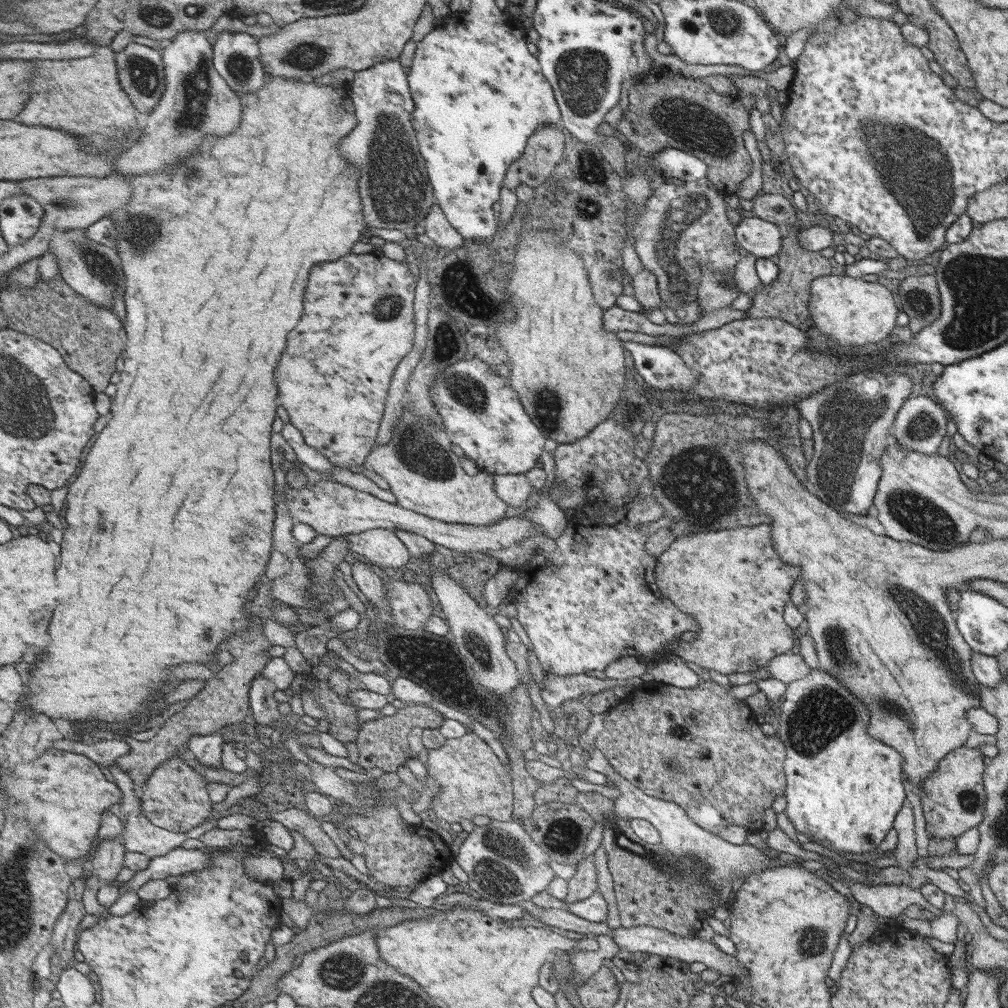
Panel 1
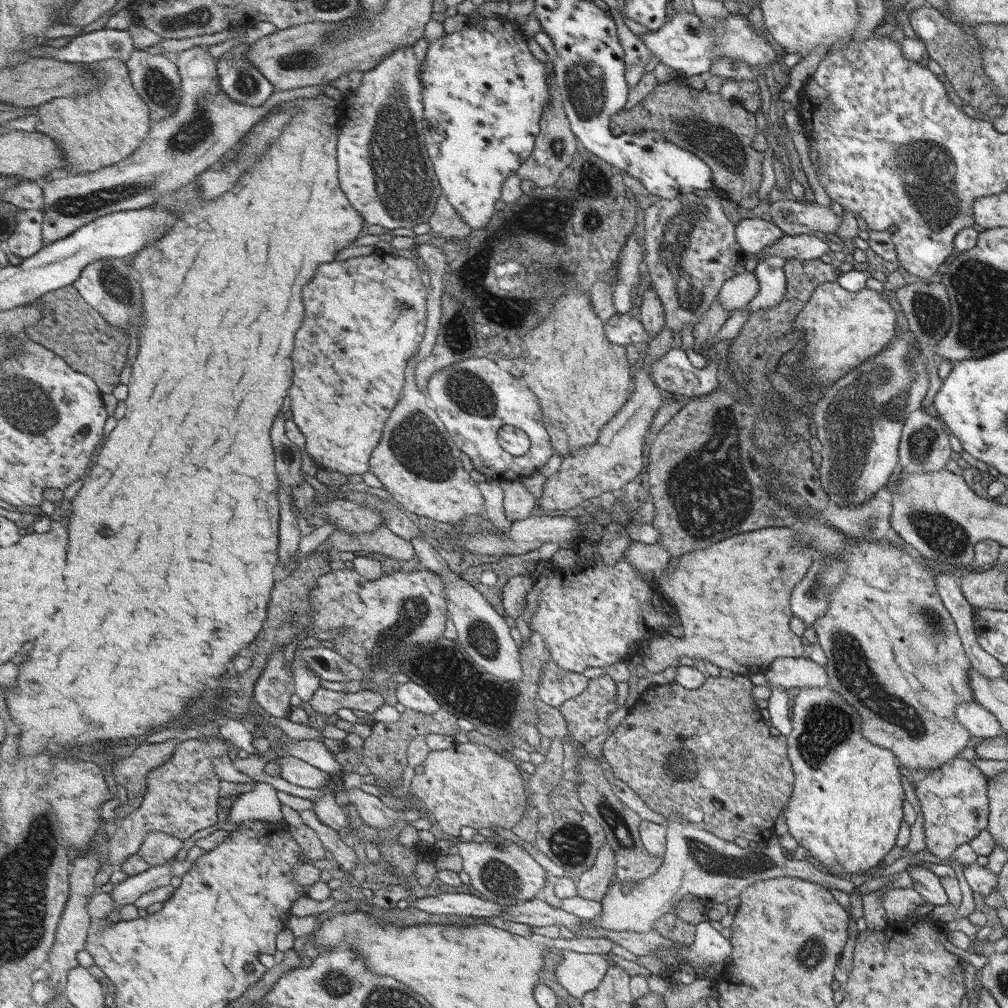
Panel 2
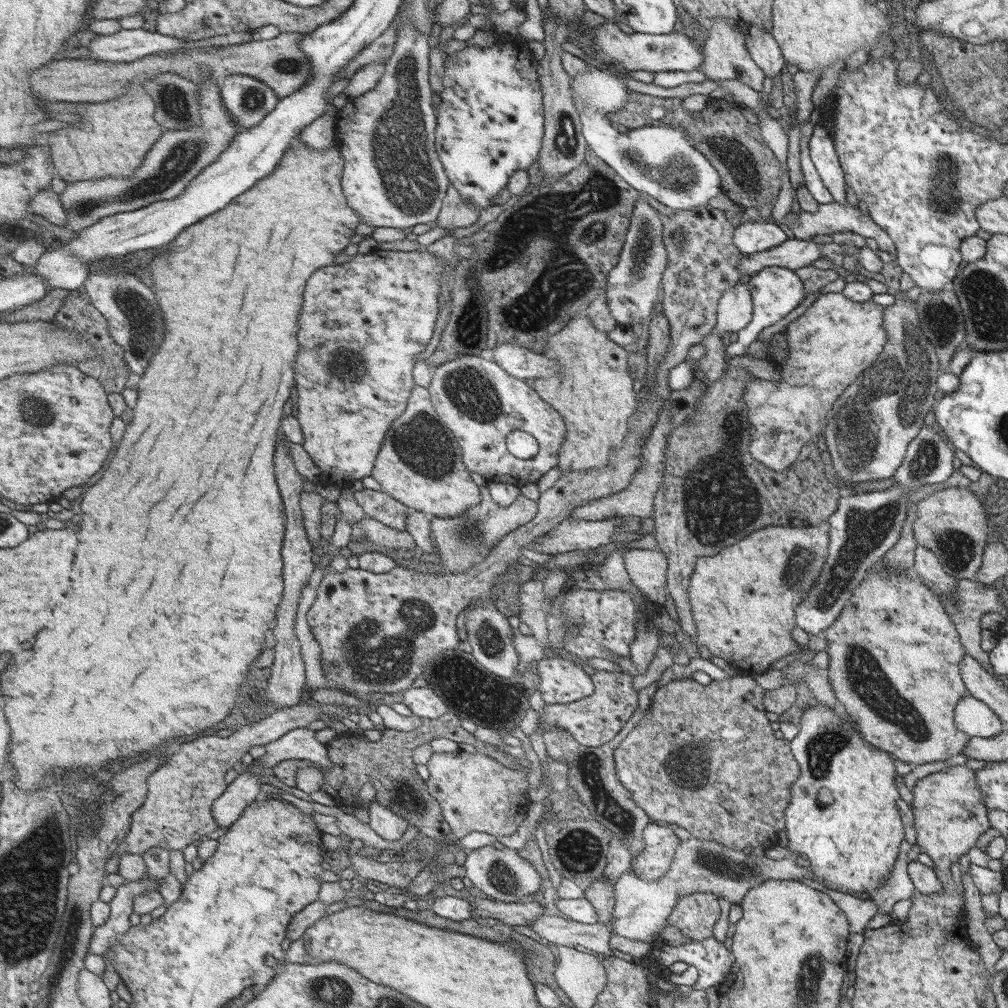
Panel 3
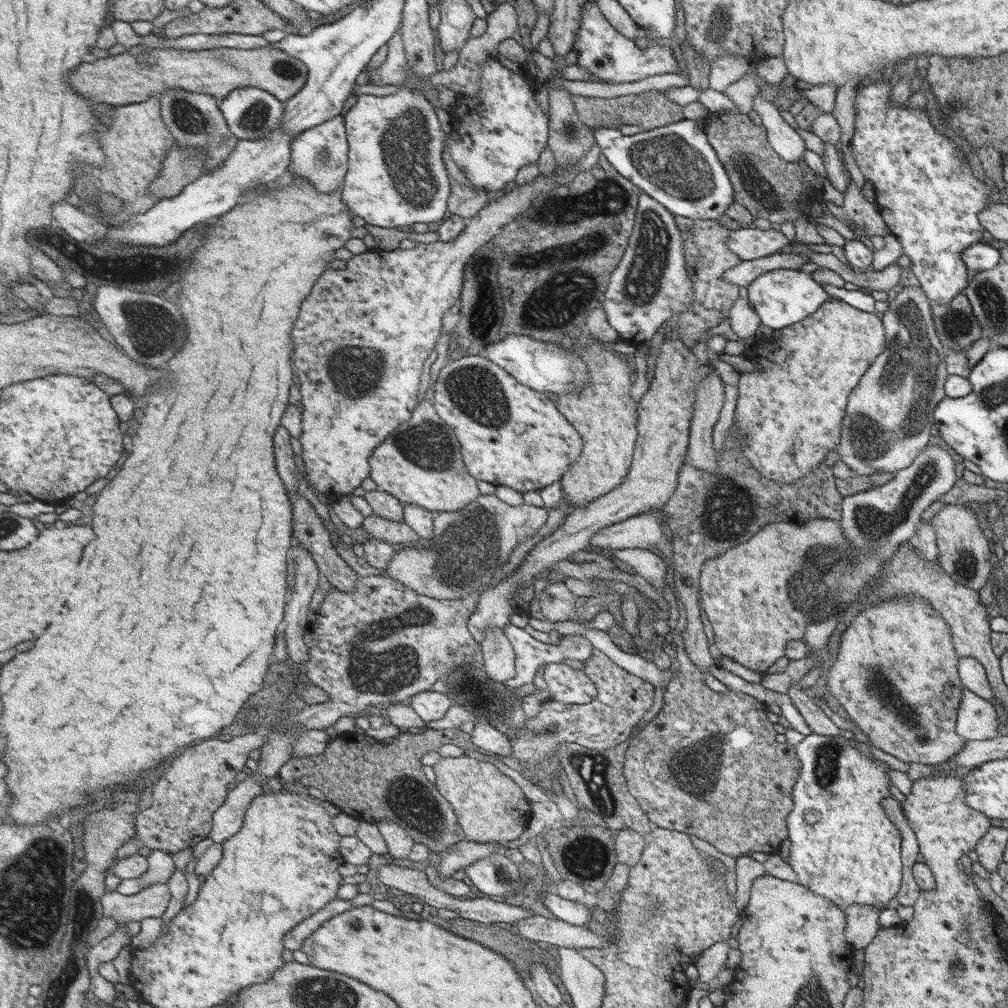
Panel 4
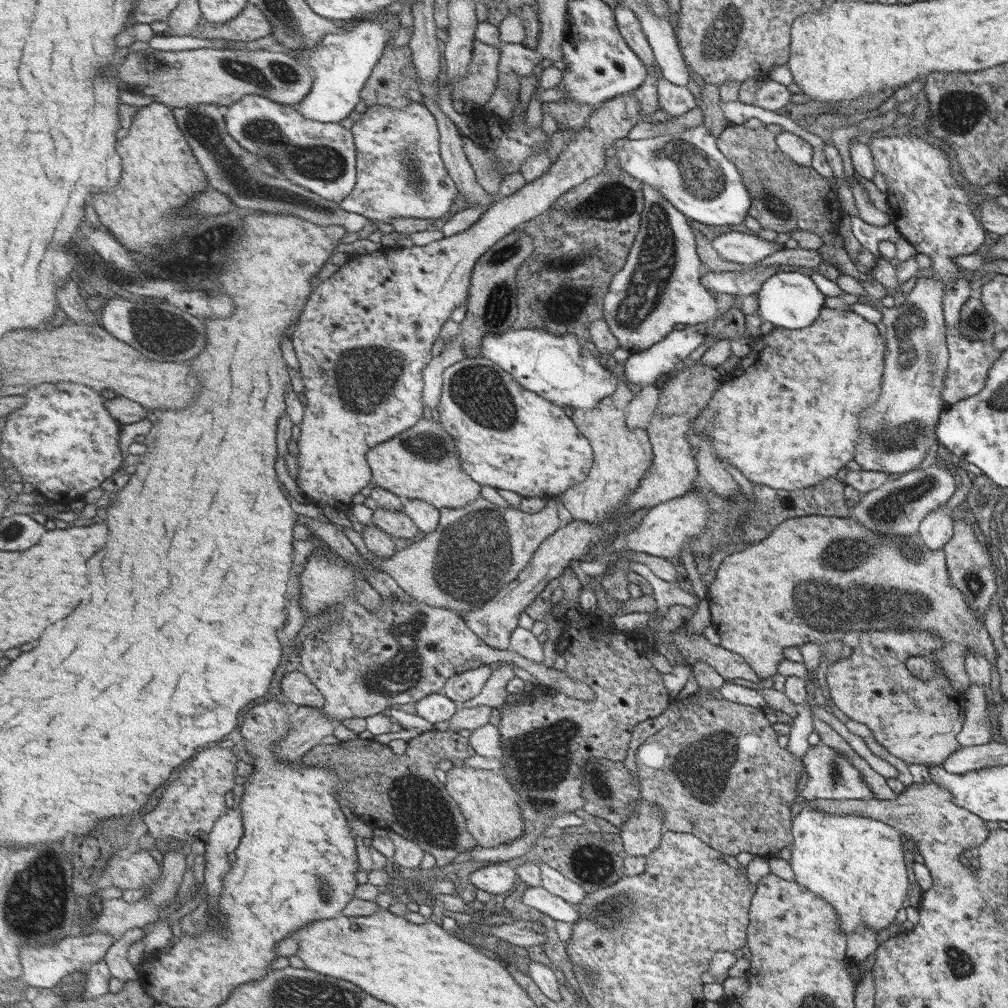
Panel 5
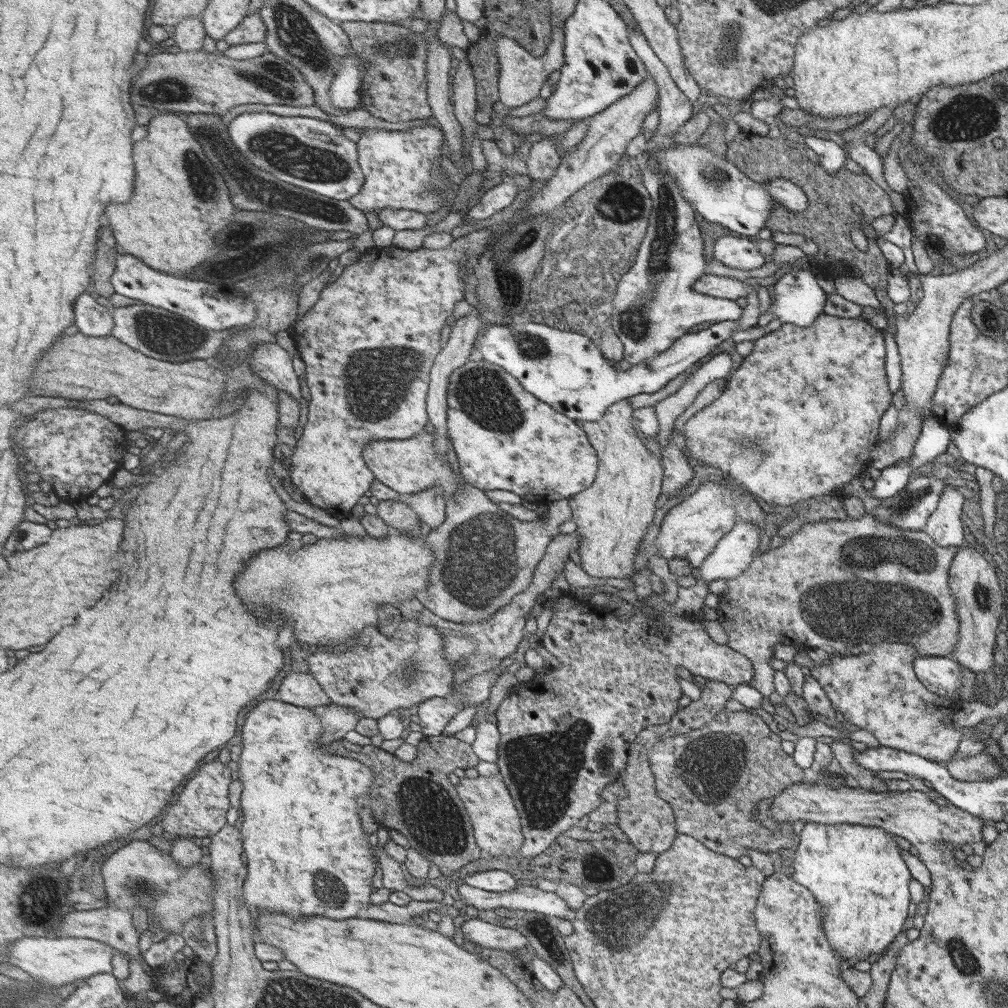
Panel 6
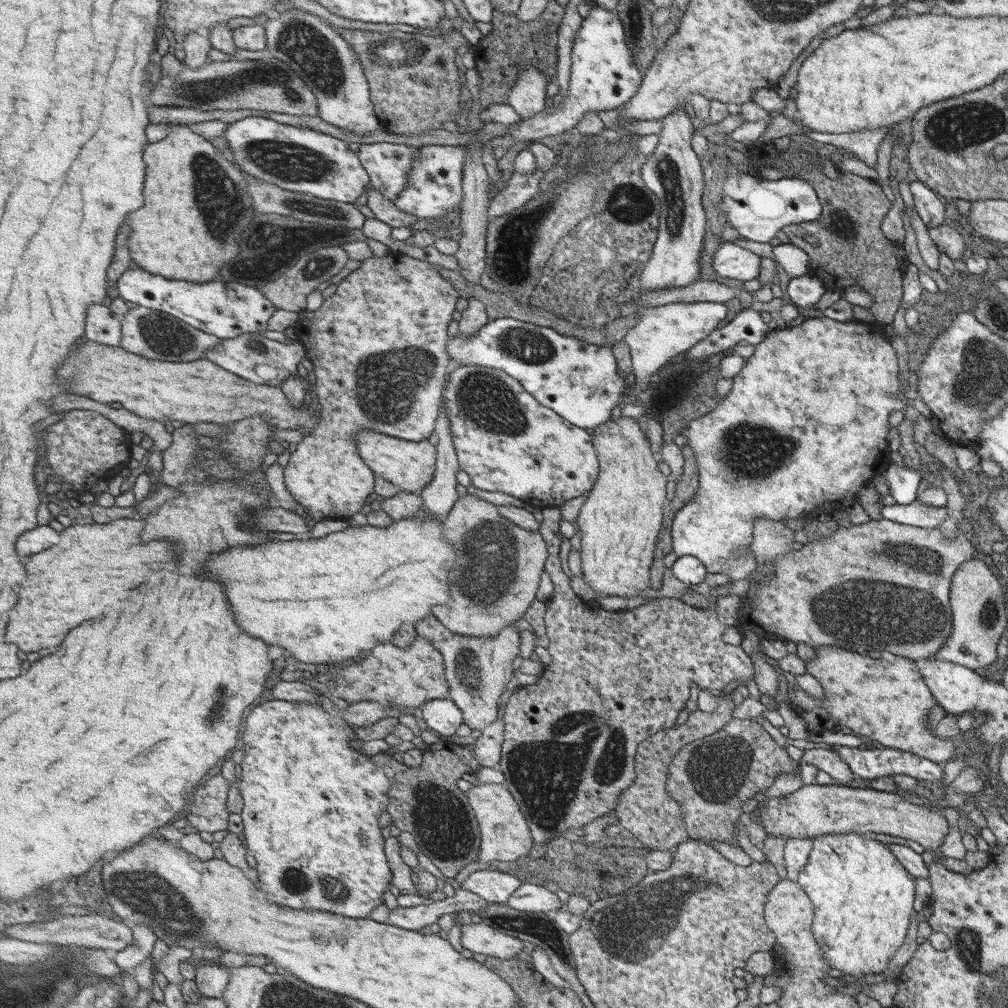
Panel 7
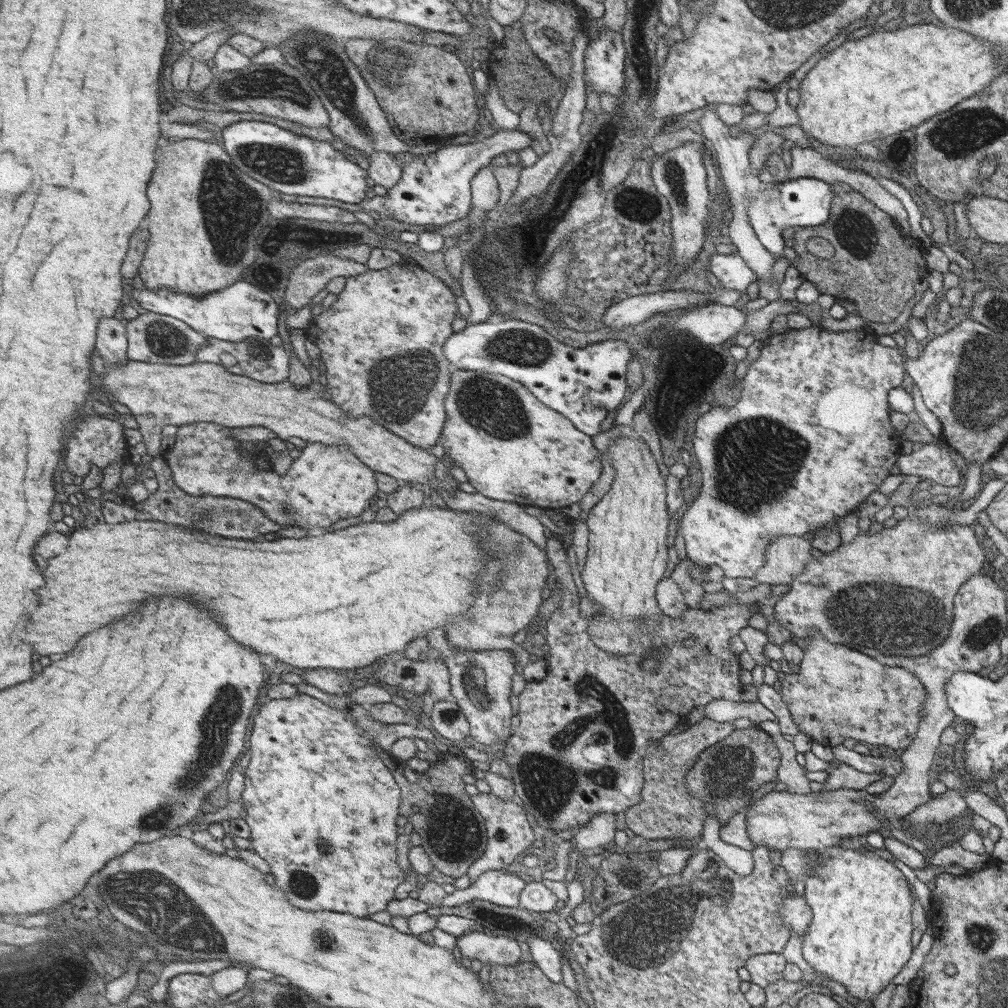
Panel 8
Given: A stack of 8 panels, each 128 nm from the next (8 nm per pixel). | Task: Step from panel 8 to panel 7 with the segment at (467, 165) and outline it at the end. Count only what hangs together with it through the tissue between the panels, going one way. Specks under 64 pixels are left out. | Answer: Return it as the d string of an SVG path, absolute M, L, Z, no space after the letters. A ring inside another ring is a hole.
M596 6L589 11L587 18L582 18L582 25L576 30L573 46L571 49L571 72L569 75L569 86L566 97L560 104L553 104L549 107L544 107L541 112L534 114L531 118L521 119L516 123L508 126L507 136L501 136L486 141L483 150L495 149L497 147L511 148L517 142L534 141L547 136L561 135L566 130L574 127L578 120L585 114L597 113L599 110L611 110L617 108L619 104L626 103L638 90L638 86L642 82L642 77L637 70L637 67L631 62L631 53L627 44L623 28L617 18L615 12ZM423 146L407 172L407 184L399 190L392 204L397 209L420 218L437 218L455 210L461 203L461 169L465 162L463 146Z

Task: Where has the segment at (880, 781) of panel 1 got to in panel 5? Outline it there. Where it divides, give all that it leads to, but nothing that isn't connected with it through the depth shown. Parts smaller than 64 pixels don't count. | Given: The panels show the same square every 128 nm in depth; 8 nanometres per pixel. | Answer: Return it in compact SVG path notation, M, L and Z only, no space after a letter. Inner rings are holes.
M824 744L811 745L801 758L806 768L805 774L808 776L805 787L799 793L803 802L813 802L815 799L873 799L873 793L869 787L861 780L861 775L851 763L839 755L836 750L832 750ZM813 805L799 806L793 813L790 824L791 836L794 843L790 848L790 867L793 871L793 880L805 888L810 889L823 901L833 906L839 916L839 929L847 934L859 926L870 928L876 933L887 928L897 910L903 906L907 892L907 870L901 852L901 840L898 829L893 825L883 824L883 821L873 820L866 816L854 814L834 814L815 809Z

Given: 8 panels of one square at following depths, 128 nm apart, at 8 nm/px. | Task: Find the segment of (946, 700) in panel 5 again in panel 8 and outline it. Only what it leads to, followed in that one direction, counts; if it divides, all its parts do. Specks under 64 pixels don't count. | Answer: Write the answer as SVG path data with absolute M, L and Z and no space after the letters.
M817 631L810 632L805 639L807 646L803 650L800 670L797 673L786 673L777 686L780 698L800 732L810 736L813 742L829 747L853 738L857 743L875 744L889 752L896 748L905 749L917 738L918 712L925 700L925 689L916 676L903 668L881 666L873 657L857 649L832 644Z

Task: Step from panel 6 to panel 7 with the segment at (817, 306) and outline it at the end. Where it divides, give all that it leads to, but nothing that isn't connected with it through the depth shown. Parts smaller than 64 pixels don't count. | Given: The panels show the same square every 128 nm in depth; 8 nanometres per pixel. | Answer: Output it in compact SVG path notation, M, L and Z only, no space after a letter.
M805 274L788 282L784 296L793 302L793 306L800 313L809 316L818 313L818 311L812 311L811 308L815 308L814 305L819 302L825 290L824 285L816 277Z

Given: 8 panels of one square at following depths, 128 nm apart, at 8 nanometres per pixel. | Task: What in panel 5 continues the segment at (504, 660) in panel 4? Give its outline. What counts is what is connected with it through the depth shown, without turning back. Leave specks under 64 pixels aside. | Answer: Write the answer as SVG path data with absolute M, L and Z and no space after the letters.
M499 662L499 667L496 670L491 670L491 676L479 691L479 695L457 705L457 707L487 706L496 709L503 705L507 695L505 685L514 677L513 671L508 665L508 663Z

